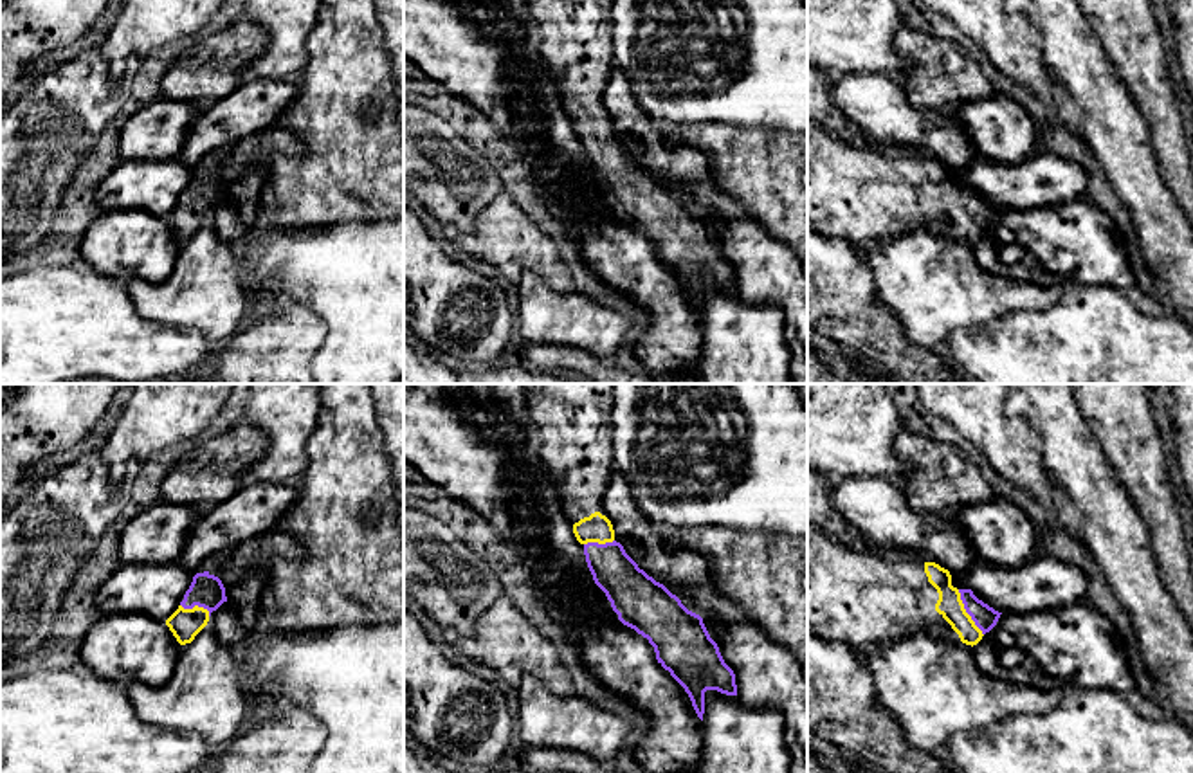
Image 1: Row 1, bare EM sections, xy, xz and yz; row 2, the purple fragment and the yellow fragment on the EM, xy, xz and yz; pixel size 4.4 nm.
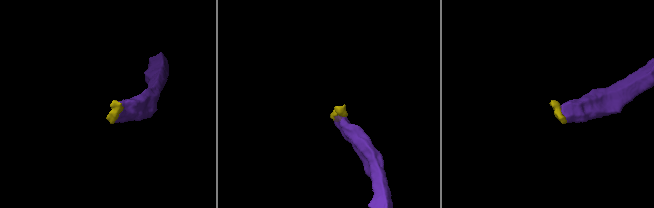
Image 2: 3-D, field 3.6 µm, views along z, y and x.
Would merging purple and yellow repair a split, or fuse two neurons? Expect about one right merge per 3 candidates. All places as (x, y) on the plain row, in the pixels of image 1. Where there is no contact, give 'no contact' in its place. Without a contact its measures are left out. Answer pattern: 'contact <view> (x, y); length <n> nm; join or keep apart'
contact yz (966, 208); length 240 nm; join

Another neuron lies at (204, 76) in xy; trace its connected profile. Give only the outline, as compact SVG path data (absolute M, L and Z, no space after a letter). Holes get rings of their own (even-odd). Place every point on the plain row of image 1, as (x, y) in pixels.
M241 16L223 31L211 34L196 50L175 61L162 77L160 94L204 110L243 83L243 68L267 45L267 32L256 22Z

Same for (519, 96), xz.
M519 83L510 90L510 105L517 112L521 133L539 133L541 126L532 119L532 94L526 83Z

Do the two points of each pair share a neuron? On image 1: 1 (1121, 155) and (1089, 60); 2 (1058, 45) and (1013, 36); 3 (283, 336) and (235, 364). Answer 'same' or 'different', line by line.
1: same
2: different
3: same

